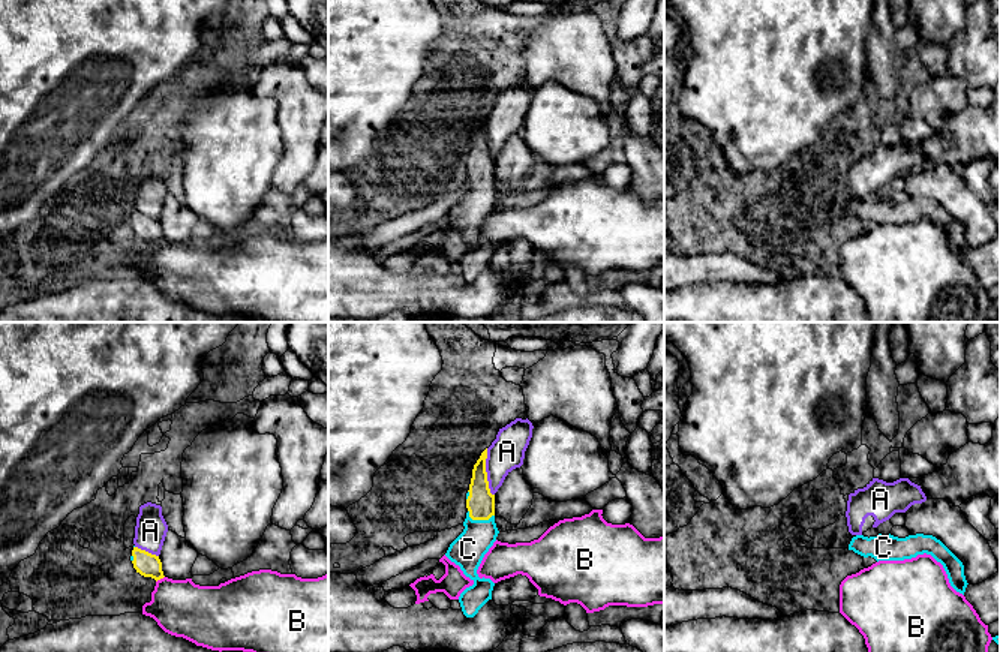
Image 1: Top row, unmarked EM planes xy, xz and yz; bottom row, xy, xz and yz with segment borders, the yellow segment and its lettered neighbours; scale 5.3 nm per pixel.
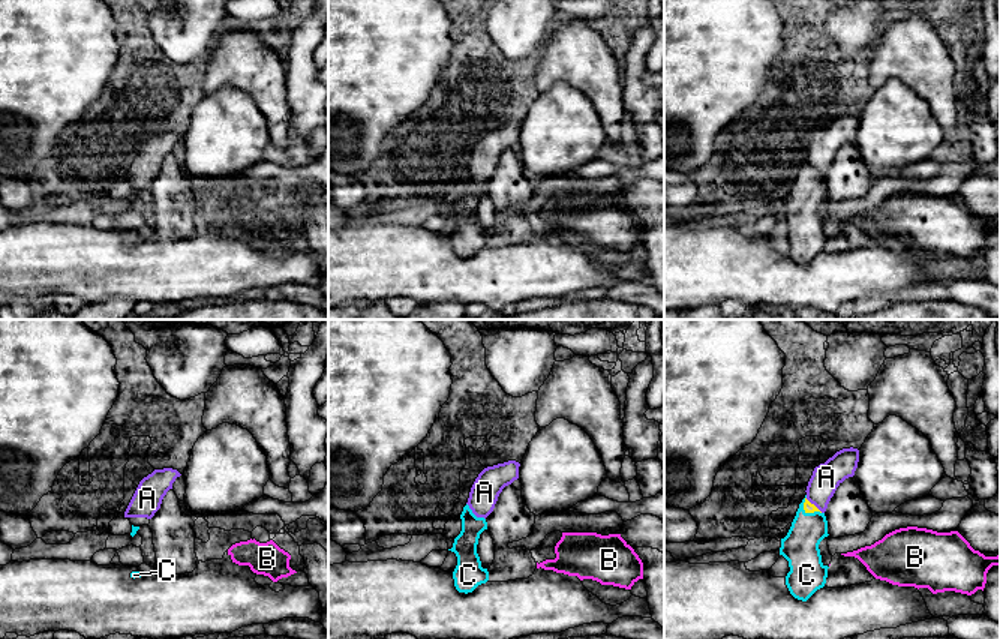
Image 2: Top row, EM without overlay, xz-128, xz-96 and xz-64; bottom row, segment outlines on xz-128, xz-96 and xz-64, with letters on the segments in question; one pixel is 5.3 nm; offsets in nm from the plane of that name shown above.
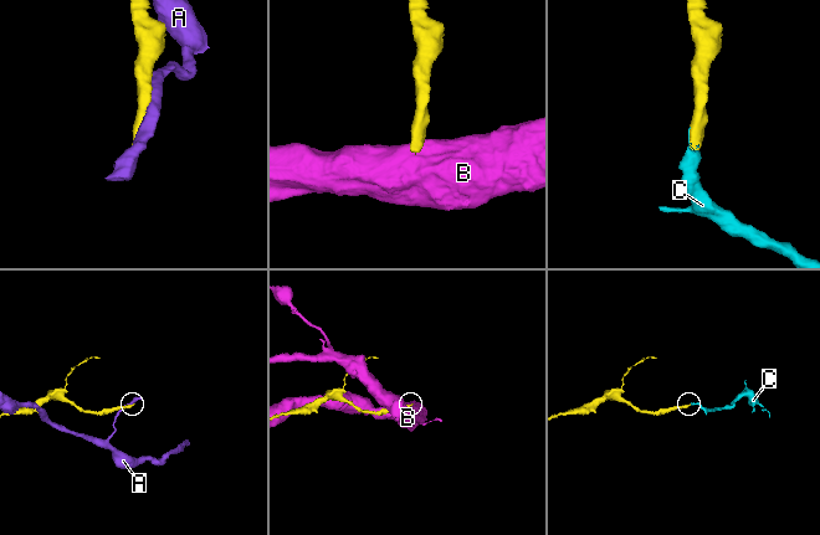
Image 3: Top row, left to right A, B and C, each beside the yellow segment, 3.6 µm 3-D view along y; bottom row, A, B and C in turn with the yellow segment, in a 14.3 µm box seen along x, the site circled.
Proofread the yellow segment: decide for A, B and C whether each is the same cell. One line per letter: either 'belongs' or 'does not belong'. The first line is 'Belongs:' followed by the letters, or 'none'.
Belongs: C
A: does not belong
B: does not belong
C: belongs

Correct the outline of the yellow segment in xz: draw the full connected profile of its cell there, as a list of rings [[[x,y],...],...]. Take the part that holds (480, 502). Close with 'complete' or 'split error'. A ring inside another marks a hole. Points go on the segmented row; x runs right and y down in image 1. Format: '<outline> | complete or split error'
[[[487,448],[474,465],[466,493],[466,519],[463,532],[450,544],[445,556],[460,567],[474,585],[466,588],[459,603],[466,618],[474,618],[492,600],[495,583],[480,579],[477,570],[499,534],[495,523],[495,495],[490,493],[486,472]]] | split error

